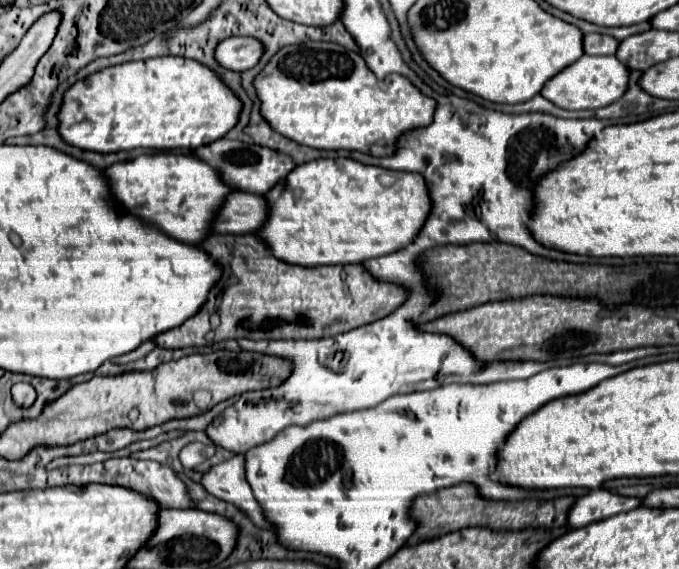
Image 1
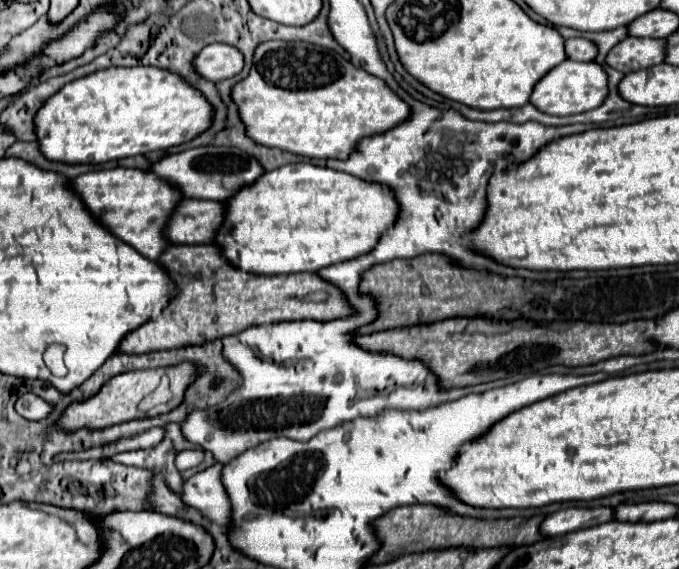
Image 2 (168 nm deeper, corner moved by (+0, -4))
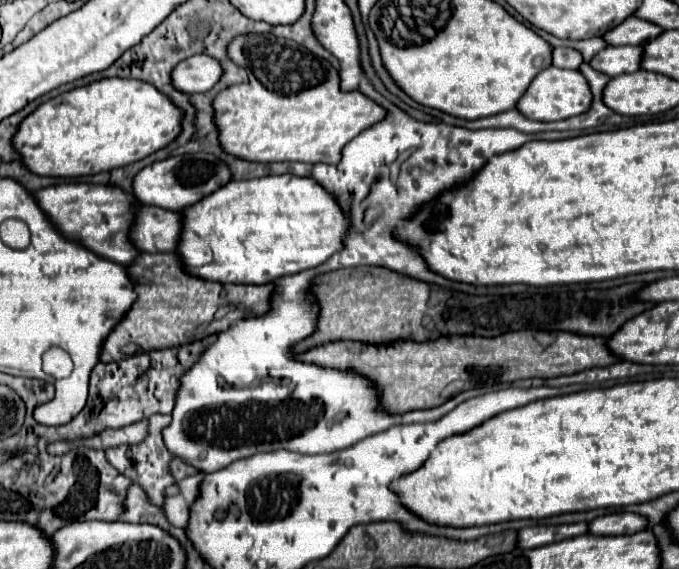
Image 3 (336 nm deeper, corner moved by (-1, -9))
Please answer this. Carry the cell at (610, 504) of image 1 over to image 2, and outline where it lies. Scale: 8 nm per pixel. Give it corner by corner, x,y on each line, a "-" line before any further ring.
568,507
562,511
556,511
548,515
542,521
540,533
546,537
556,537
556,535
566,535
578,529
594,527
600,523
608,523
612,519
612,509
610,507
594,507
594,509
582,509
582,507

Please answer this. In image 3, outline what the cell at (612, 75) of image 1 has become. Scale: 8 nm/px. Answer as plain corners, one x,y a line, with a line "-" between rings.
549,66
545,72
539,72
533,84
527,88
523,100
519,100
517,110
525,112
525,116
541,122
565,120
571,116
579,116
591,108
593,94
587,78
579,70
563,70
557,66

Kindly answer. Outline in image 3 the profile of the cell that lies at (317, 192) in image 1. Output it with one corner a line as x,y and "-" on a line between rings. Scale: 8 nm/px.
293,174
265,176
245,182
231,180
225,188
219,188
213,196
201,200
201,204
187,208
183,216
185,236
181,236
181,244
177,248
181,262
195,276
221,280
221,284
265,284
289,274
317,268
343,248
343,240
351,228
349,216
317,180

